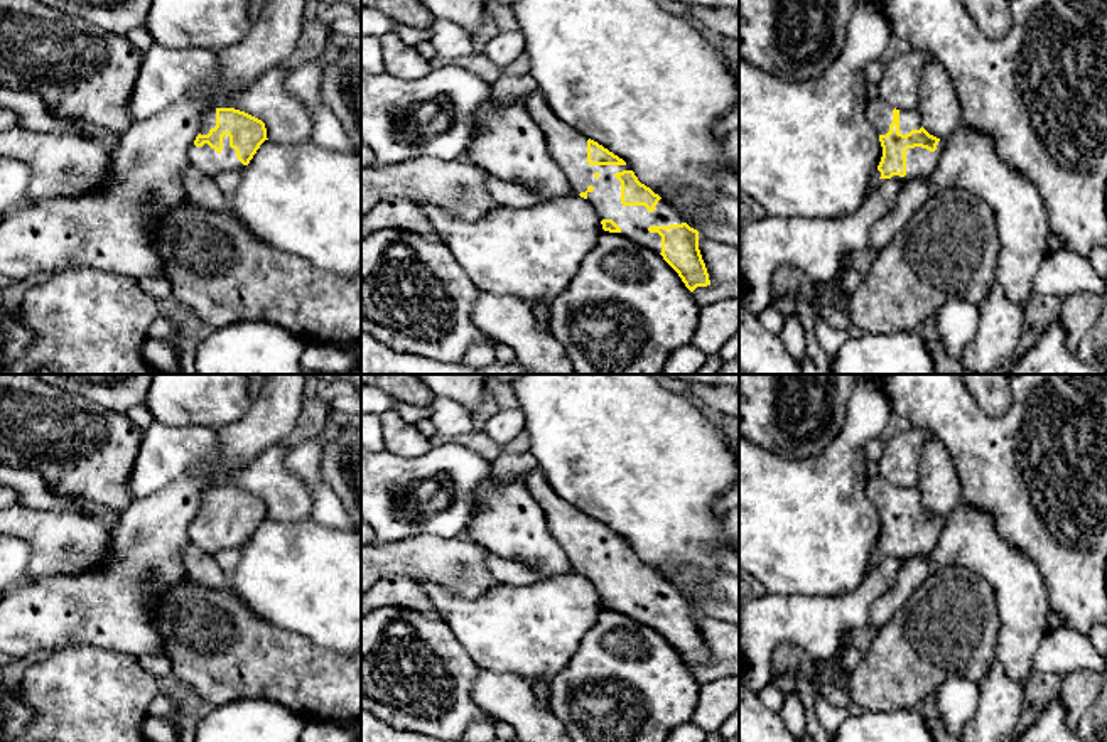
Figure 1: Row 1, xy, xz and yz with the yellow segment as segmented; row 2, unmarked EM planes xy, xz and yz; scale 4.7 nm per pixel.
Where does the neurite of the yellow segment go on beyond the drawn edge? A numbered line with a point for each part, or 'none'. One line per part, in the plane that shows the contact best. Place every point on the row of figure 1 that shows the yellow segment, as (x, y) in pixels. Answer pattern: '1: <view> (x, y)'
1: xz (567, 145)

